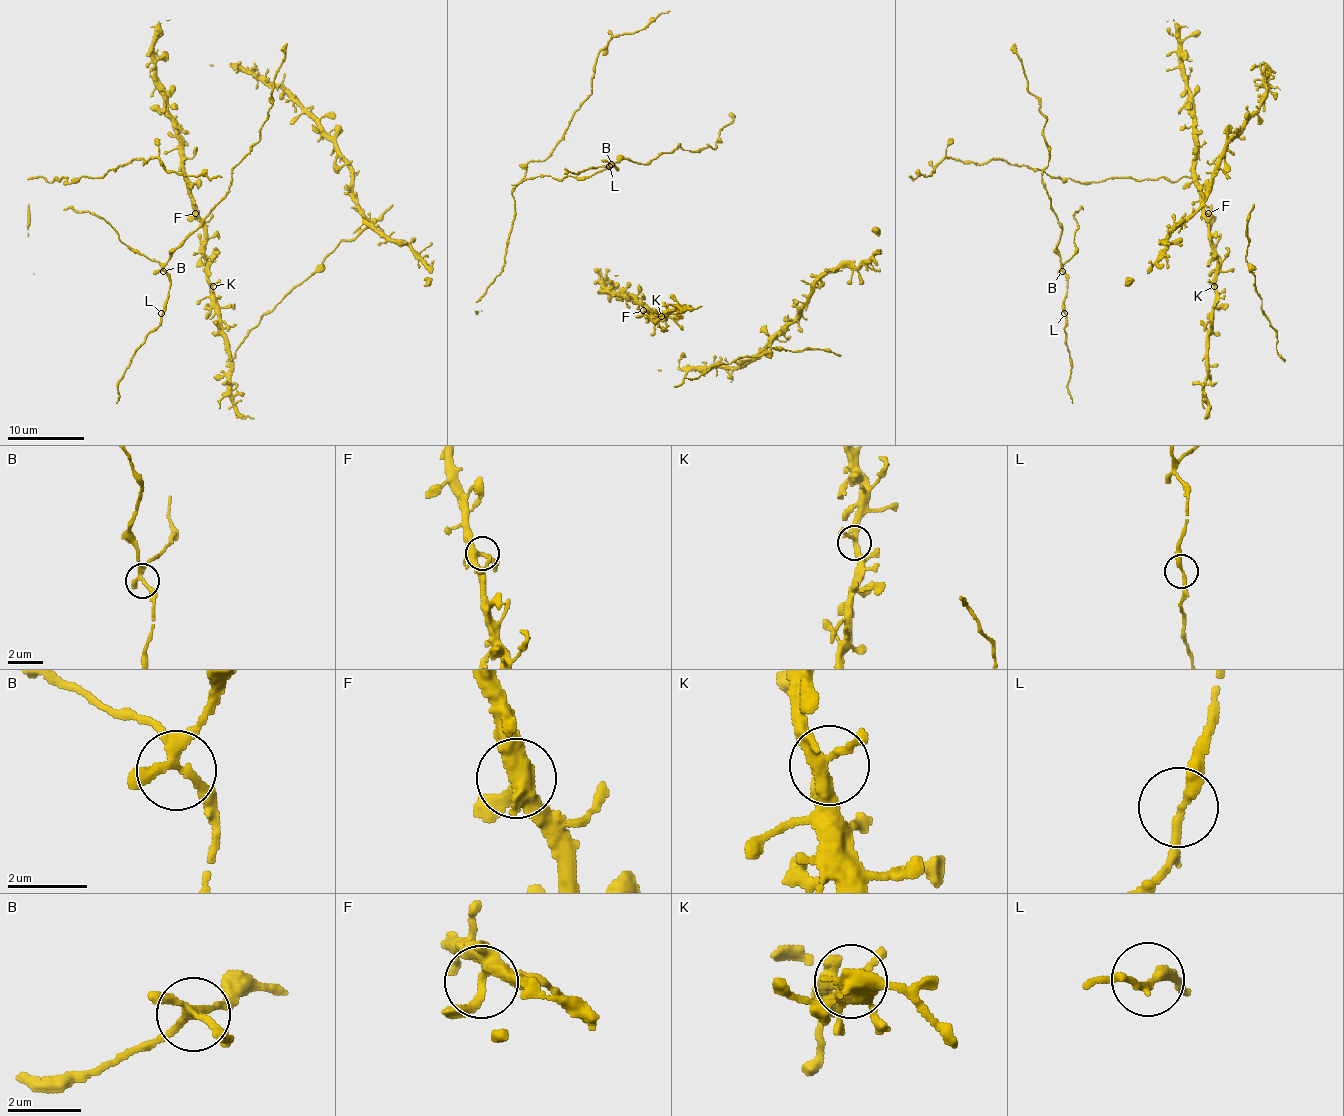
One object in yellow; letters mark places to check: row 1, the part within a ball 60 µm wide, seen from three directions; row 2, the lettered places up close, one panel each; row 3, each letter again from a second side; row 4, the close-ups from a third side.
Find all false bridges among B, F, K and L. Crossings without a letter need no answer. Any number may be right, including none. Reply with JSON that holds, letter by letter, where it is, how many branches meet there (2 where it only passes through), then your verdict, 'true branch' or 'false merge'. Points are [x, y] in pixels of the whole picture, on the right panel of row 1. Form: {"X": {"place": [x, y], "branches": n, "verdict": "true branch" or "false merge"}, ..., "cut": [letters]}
{"B": {"place": [1062, 271], "branches": 4, "verdict": "true branch"}, "F": {"place": [1208, 213], "branches": 4, "verdict": "true branch"}, "K": {"place": [1214, 286], "branches": 4, "verdict": "true branch"}, "L": {"place": [1064, 313], "branches": 2, "verdict": "true branch"}, "cut": []}

